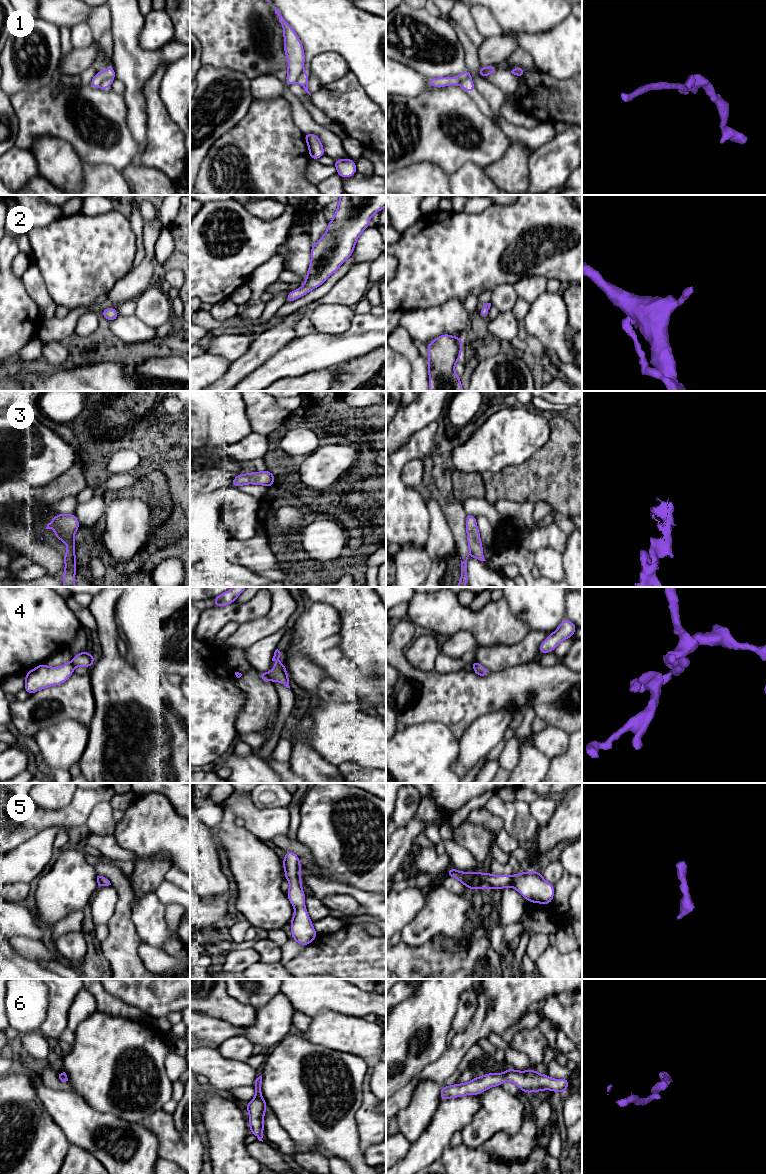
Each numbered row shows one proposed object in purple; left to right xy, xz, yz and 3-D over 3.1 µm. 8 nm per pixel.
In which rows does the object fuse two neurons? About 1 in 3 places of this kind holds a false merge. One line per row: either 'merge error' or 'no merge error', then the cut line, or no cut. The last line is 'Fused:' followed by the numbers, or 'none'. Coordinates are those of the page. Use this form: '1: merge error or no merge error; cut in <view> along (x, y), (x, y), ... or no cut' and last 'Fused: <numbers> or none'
1: no merge error; no cut
2: no merge error; no cut
3: merge error; cut in xy along (68, 545), (74, 564)
4: merge error; cut in xz along (267, 673), (271, 680)
5: no merge error; no cut
6: no merge error; no cut
Fused: 3, 4

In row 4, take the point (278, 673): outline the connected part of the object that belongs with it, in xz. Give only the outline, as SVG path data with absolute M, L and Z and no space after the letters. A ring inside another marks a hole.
M276 649L272 658L272 661L275 661L276 664L275 667L268 672L268 676L272 682L277 681L290 689L289 676L285 668L285 663L280 663L278 661L280 656L281 652L278 649Z

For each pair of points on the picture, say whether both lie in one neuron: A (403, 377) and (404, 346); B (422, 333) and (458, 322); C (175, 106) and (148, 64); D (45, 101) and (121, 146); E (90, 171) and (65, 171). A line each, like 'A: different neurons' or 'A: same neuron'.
A: different neurons
B: same neuron
C: different neurons
D: same neuron
E: different neurons

